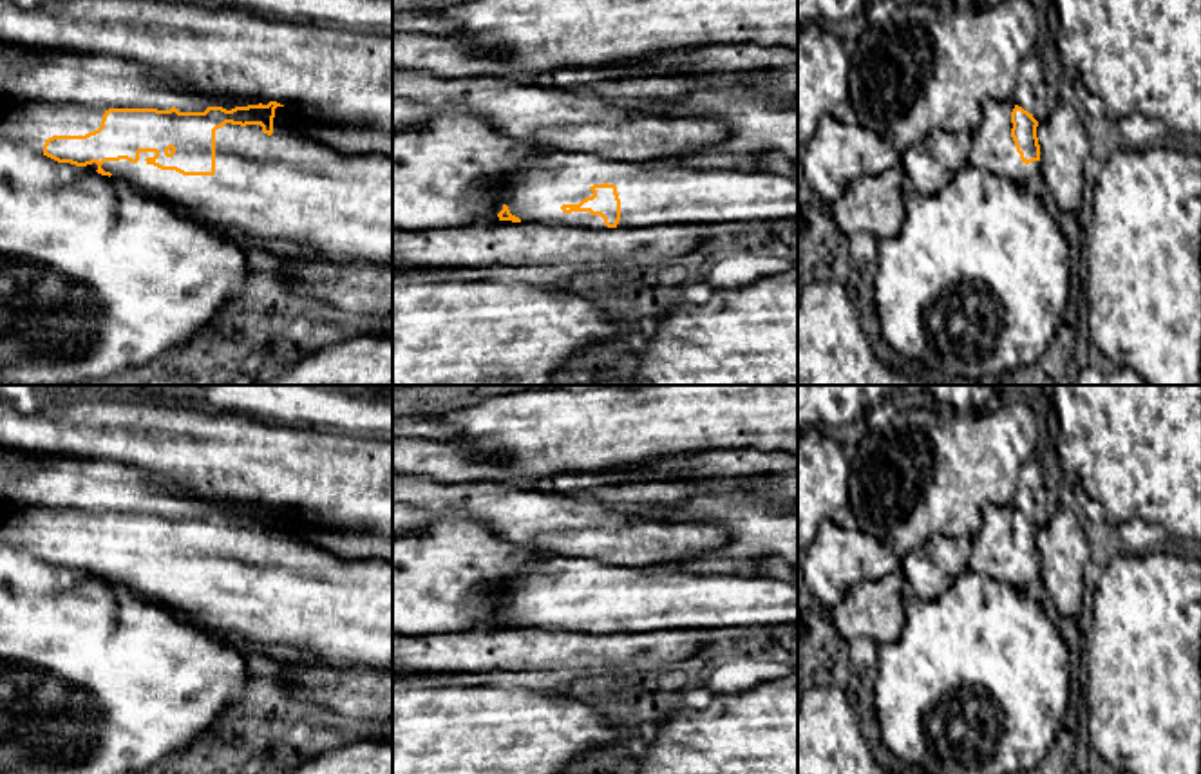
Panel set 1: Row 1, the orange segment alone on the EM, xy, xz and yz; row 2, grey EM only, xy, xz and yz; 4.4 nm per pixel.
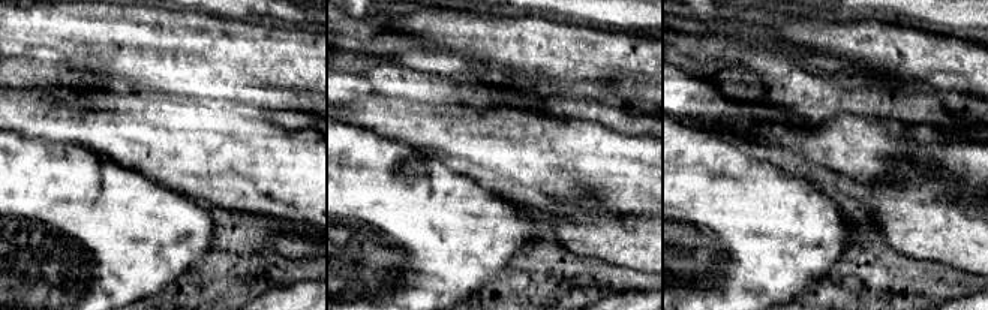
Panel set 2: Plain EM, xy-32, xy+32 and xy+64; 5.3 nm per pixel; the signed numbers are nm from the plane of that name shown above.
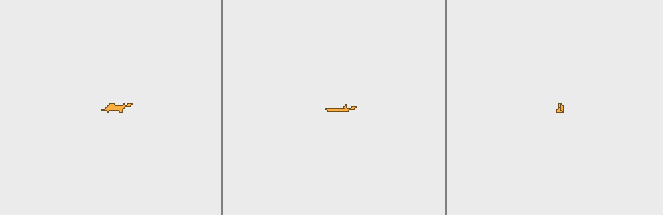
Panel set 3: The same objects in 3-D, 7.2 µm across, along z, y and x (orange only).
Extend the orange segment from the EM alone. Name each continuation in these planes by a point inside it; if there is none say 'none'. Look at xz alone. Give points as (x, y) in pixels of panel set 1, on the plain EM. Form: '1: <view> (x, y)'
1: xz (662, 597)

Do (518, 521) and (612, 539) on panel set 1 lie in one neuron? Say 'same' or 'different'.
same

